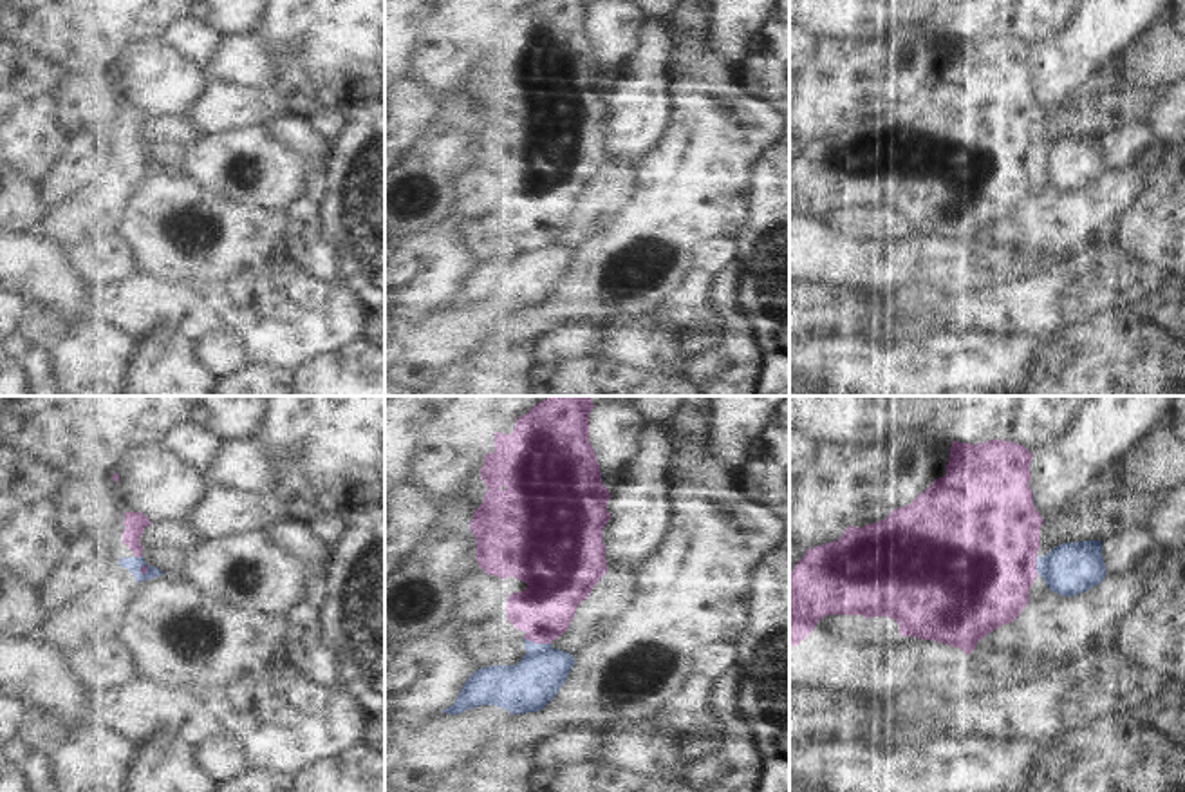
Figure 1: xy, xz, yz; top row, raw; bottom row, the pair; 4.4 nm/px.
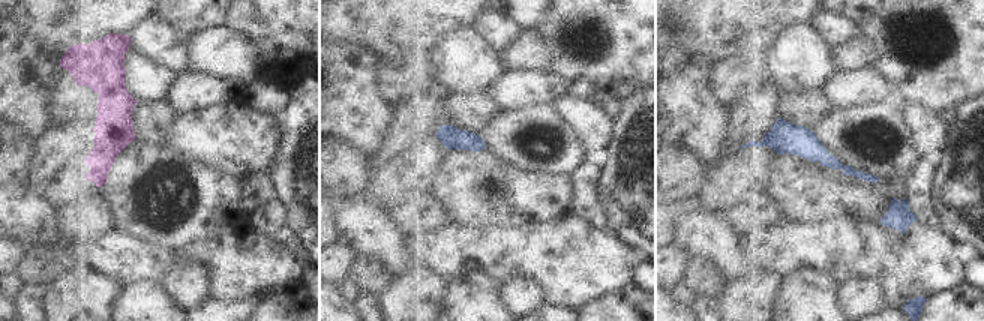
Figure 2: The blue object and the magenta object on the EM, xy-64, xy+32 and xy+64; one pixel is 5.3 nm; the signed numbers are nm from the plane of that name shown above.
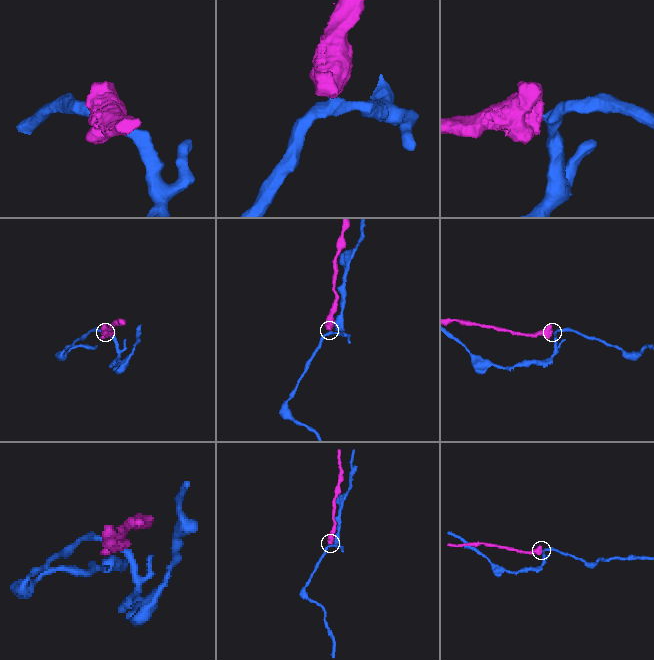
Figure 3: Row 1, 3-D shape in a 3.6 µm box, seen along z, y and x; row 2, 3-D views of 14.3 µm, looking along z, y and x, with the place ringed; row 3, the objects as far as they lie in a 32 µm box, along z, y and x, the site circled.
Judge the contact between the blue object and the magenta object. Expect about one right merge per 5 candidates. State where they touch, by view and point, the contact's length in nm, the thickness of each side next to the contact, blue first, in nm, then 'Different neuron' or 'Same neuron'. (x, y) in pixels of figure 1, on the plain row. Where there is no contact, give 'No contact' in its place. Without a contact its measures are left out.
Touches blue at xz (537, 239). Shared border 120 nm. Thickness 220 nm (blue) against 240 nm. Different neuron

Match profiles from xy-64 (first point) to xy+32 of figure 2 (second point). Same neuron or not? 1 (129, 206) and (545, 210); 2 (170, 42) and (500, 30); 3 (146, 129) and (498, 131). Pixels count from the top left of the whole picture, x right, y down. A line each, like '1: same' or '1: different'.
1: same
2: same
3: different

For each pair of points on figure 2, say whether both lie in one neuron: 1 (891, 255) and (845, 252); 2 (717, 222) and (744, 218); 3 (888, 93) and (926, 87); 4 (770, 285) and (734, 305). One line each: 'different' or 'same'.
1: same
2: different
3: different
4: same

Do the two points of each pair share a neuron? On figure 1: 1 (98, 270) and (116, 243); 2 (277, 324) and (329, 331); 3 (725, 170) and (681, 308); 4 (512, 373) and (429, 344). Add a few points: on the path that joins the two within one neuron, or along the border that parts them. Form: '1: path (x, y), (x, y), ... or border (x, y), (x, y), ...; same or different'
1: path (103, 263), (114, 250); same
2: path (289, 328), (317, 328); same
3: border (736, 237), (705, 241), (685, 284); different
4: border (506, 340), (488, 335), (457, 369); different

